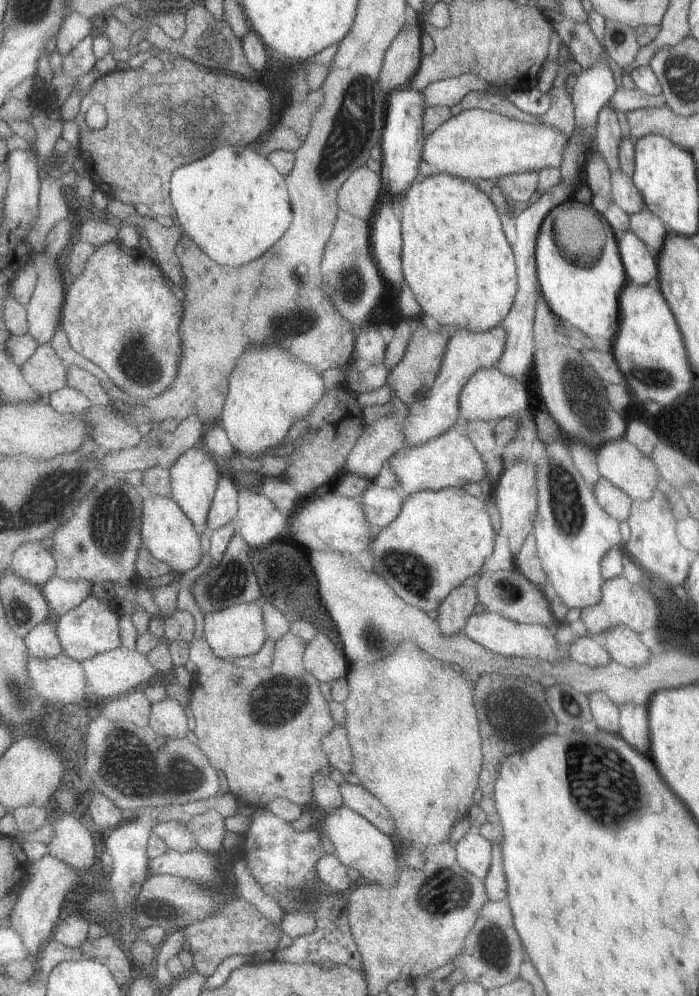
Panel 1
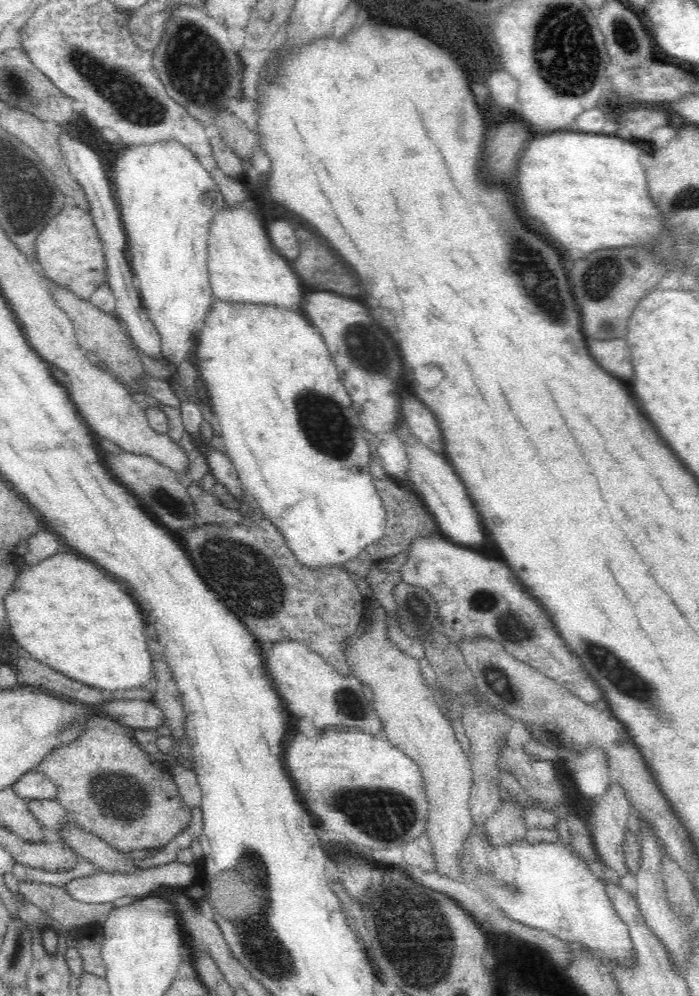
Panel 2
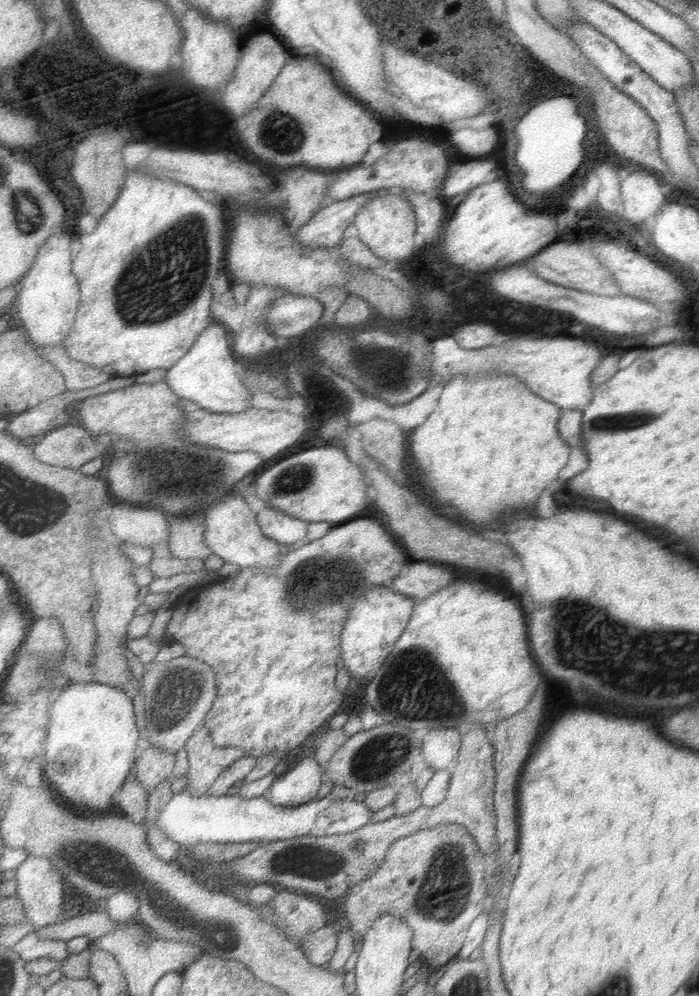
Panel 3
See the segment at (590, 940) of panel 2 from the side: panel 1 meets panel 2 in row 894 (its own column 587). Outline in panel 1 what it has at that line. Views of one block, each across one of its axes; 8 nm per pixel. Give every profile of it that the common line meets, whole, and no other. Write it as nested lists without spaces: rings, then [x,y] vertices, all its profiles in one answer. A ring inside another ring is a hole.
[[[561,442],[547,444],[547,456],[537,460],[539,468],[539,518],[535,524],[537,544],[543,568],[549,580],[555,584],[555,590],[567,604],[567,608],[589,610],[599,606],[605,598],[605,574],[603,574],[603,556],[619,548],[621,542],[621,520],[611,516],[601,508],[595,498],[595,484],[587,482],[577,468],[571,446]]]

